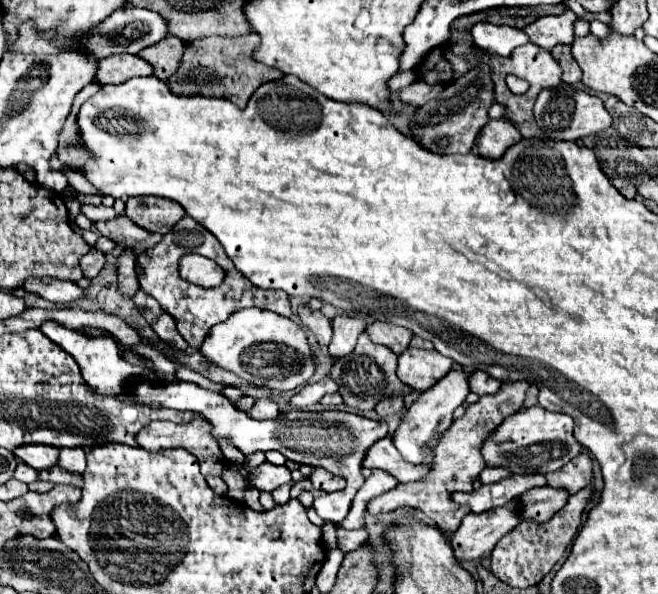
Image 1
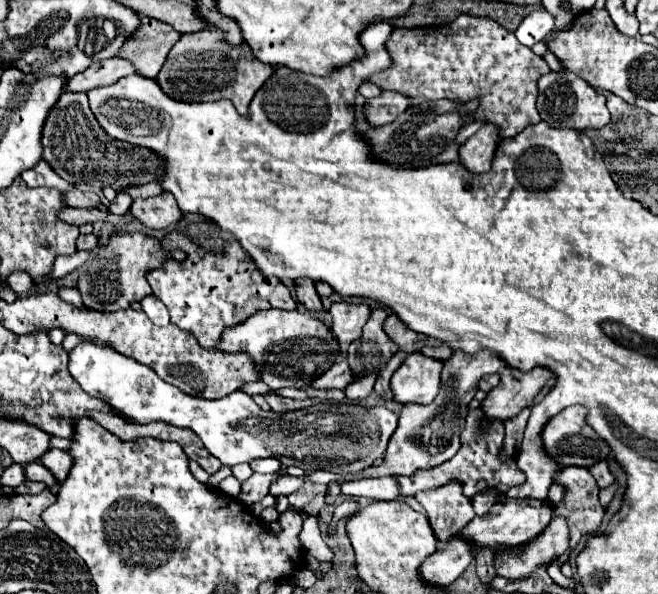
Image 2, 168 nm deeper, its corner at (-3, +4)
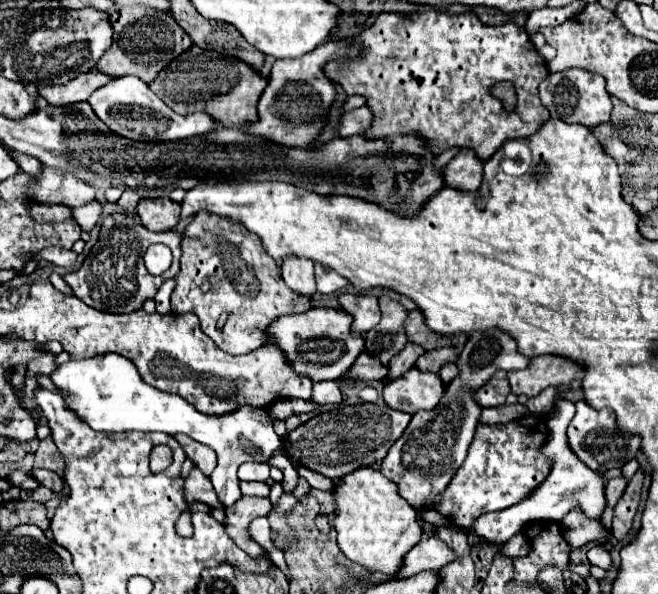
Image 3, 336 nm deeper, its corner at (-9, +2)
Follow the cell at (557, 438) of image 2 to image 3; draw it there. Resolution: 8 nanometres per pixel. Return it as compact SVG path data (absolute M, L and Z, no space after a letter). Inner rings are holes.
M585 401L575 403L577 411L569 425L569 447L571 451L593 471L609 471L613 467L623 467L631 461L641 449L641 437L633 433L625 433L615 423L615 413L611 409L593 409Z

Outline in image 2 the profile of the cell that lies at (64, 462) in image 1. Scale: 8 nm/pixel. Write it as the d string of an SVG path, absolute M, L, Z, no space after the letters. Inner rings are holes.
M65 449L47 451L47 455L43 455L41 463L59 479L59 483L63 483L63 479L67 479L67 475L73 467L73 459L71 459L69 451L65 451Z

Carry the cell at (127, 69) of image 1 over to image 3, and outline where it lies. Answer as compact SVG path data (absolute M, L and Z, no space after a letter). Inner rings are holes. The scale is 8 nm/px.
M95 69L89 73L81 73L73 77L73 81L67 81L65 85L45 85L39 87L37 93L43 97L49 105L73 105L79 101L87 101L89 95L105 85L109 81L107 75L97 73Z

